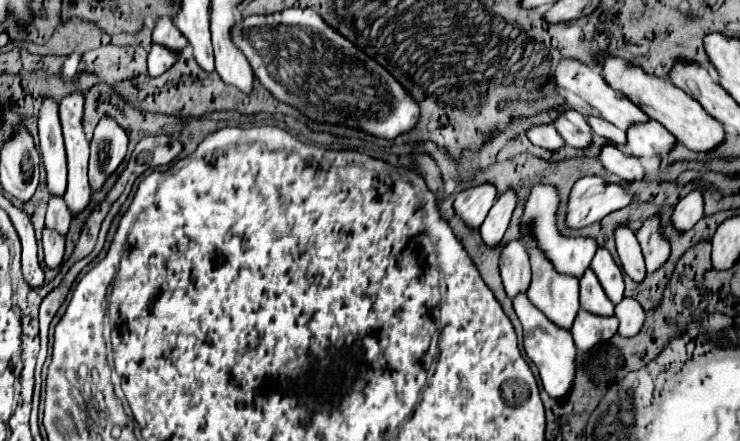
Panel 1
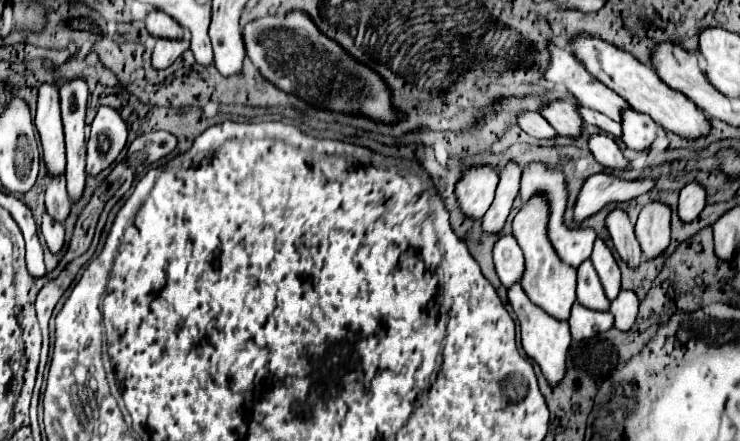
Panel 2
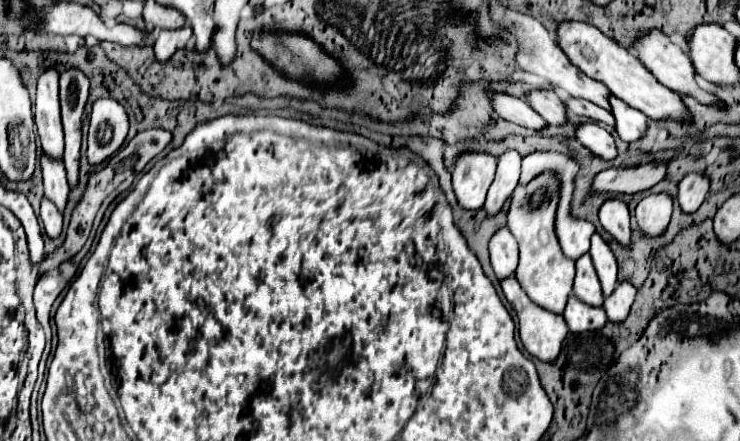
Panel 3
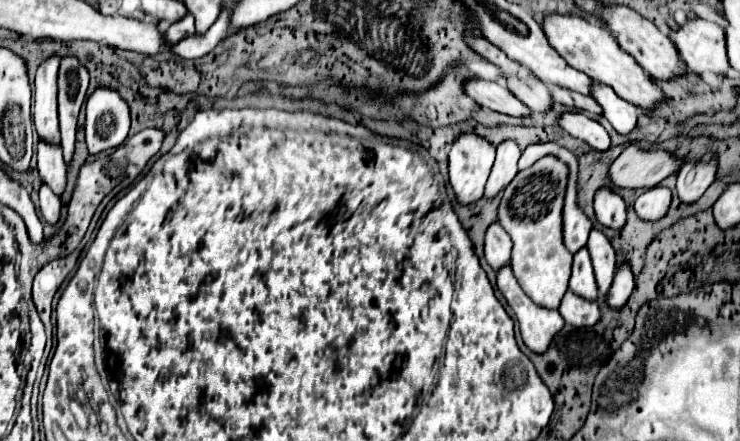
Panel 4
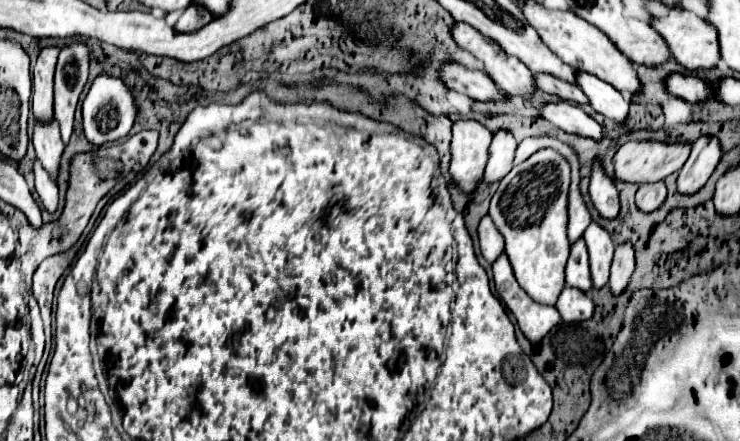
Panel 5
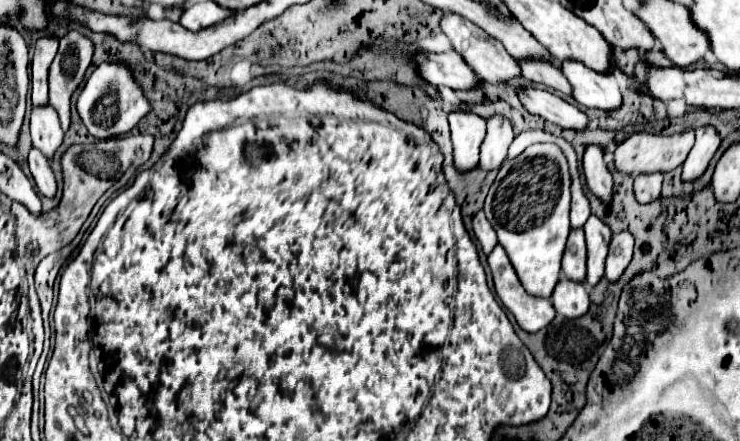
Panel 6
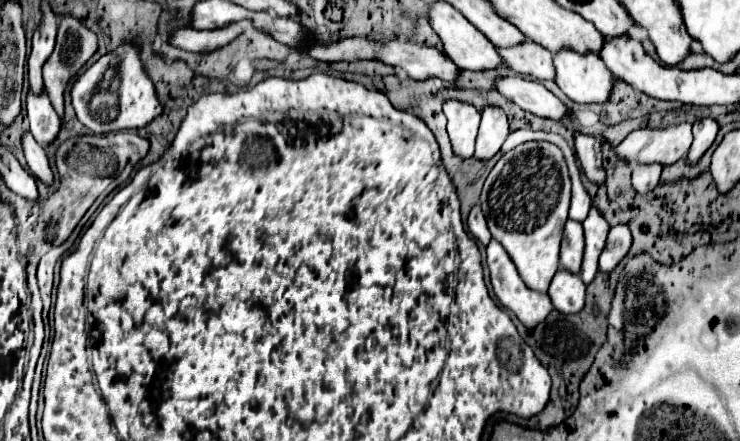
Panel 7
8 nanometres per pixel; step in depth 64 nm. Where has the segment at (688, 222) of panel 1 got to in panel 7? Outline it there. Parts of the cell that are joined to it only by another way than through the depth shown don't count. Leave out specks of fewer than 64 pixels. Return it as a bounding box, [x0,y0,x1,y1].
[688,118,718,164]

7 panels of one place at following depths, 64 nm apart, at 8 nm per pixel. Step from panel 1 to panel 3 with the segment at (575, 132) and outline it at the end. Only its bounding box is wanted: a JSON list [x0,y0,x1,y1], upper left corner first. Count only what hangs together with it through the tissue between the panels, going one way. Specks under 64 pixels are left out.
[526,90,566,124]

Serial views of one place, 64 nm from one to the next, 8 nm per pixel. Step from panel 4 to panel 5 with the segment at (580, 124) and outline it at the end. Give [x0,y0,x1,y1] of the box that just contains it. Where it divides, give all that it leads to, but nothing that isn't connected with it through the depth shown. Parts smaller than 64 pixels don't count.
[538,100,604,140]

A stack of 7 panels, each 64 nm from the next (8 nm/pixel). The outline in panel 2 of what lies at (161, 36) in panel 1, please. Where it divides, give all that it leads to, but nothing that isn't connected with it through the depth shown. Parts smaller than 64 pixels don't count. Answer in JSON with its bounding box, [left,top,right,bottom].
[146,10,184,38]

